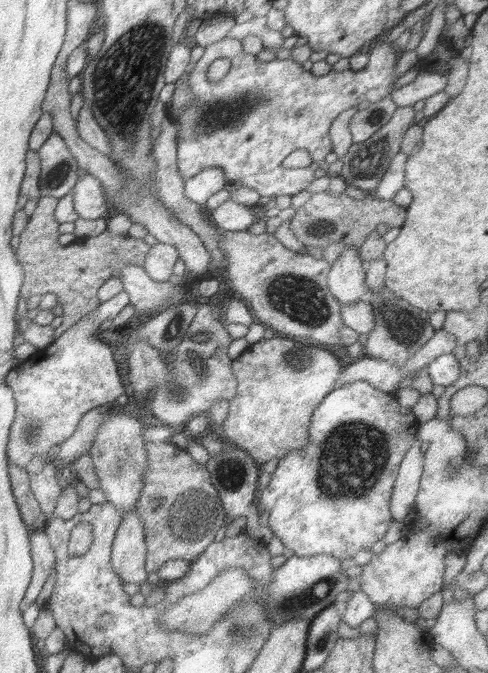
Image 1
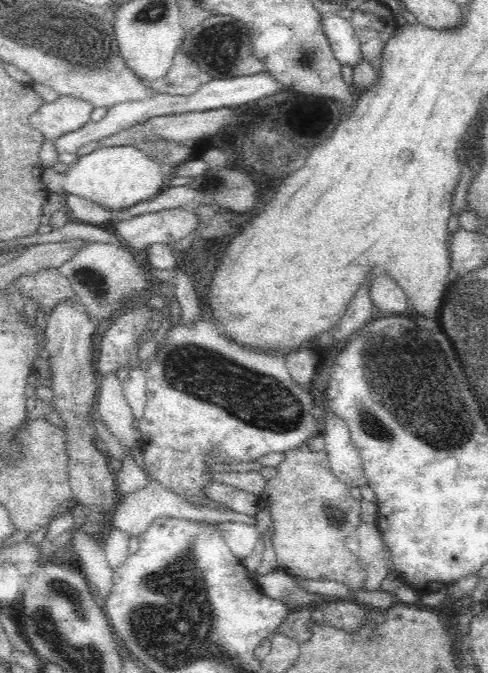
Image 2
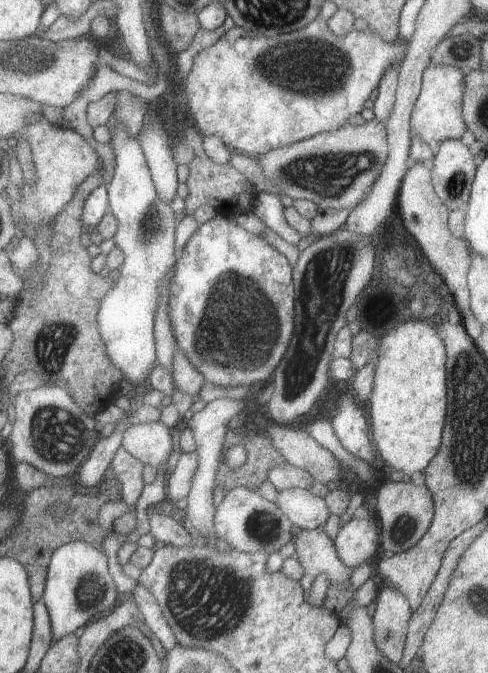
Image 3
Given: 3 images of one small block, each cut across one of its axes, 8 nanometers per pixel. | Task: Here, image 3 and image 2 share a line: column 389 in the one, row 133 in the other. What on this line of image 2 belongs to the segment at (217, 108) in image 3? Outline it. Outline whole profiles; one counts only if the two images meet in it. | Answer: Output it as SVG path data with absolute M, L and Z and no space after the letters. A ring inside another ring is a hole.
M60 96L60 100L56 102L42 104L38 112L30 116L30 126L38 130L44 138L50 138L54 142L64 134L76 132L86 126L90 122L92 110L94 106L86 100Z

